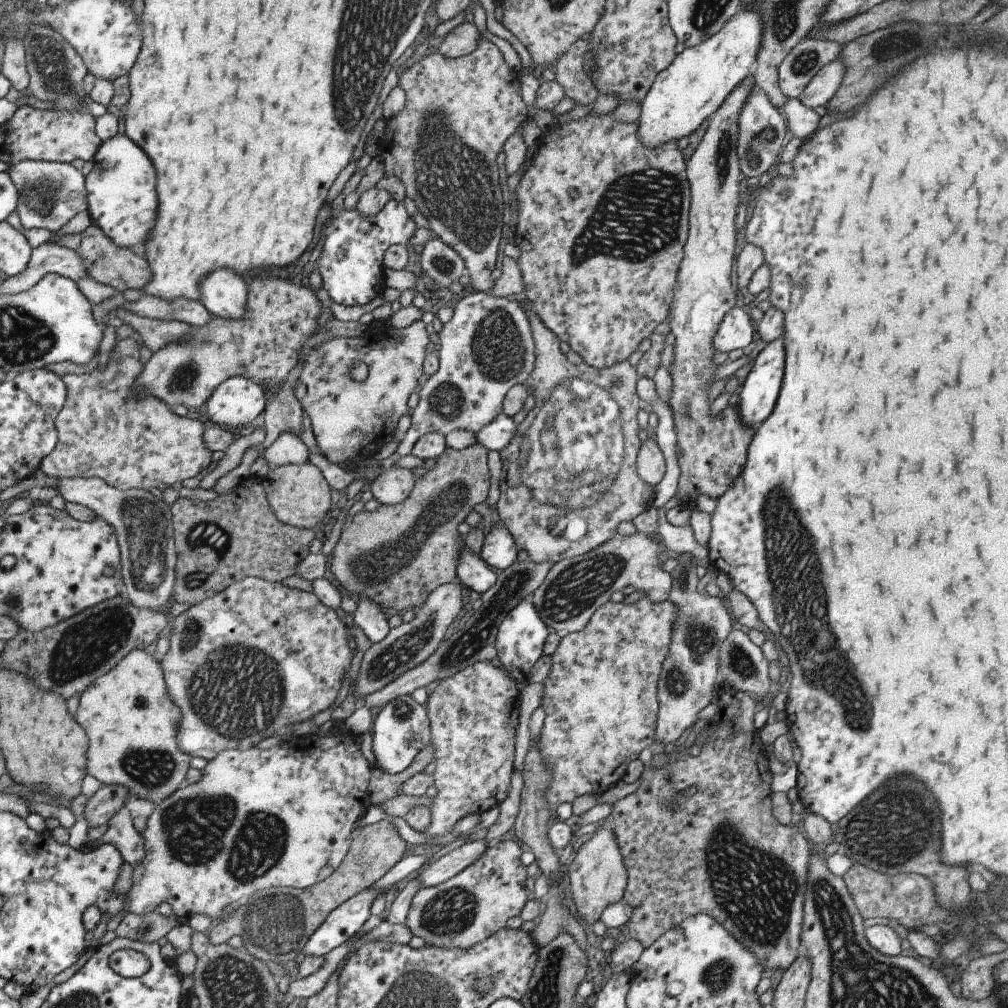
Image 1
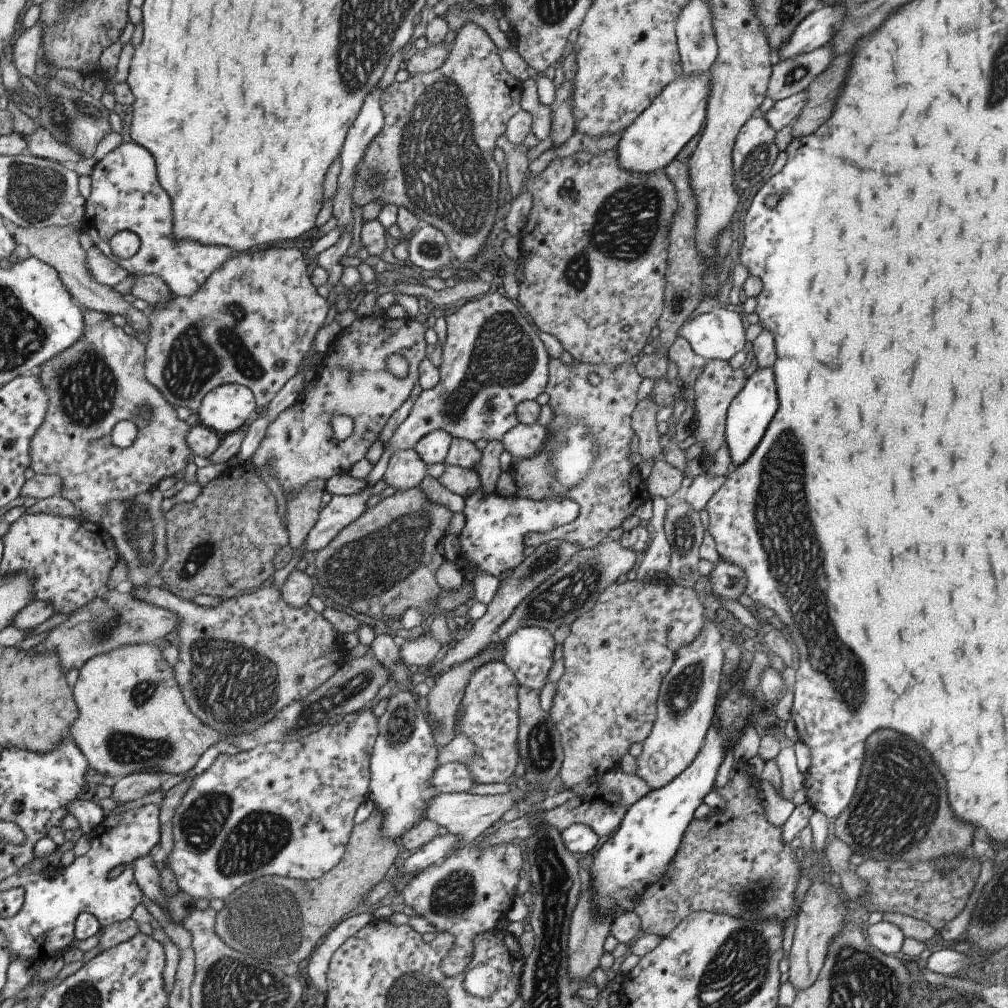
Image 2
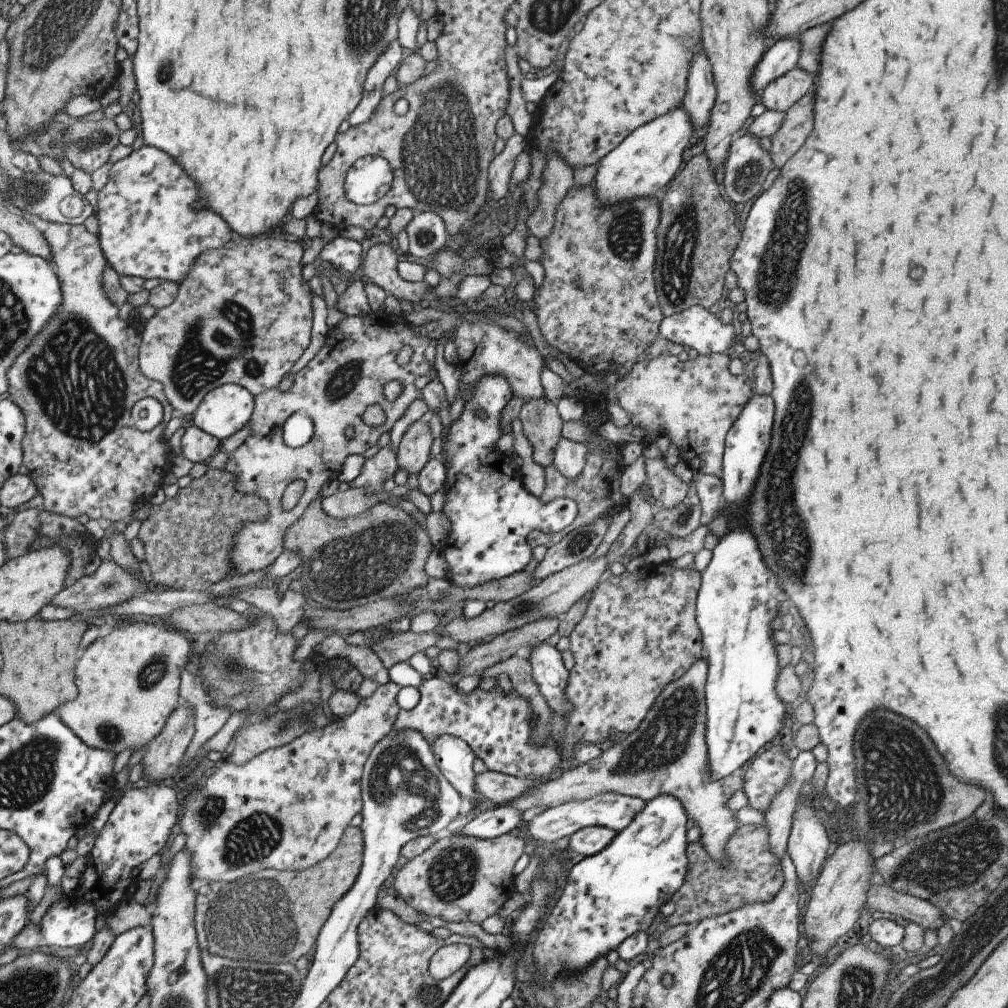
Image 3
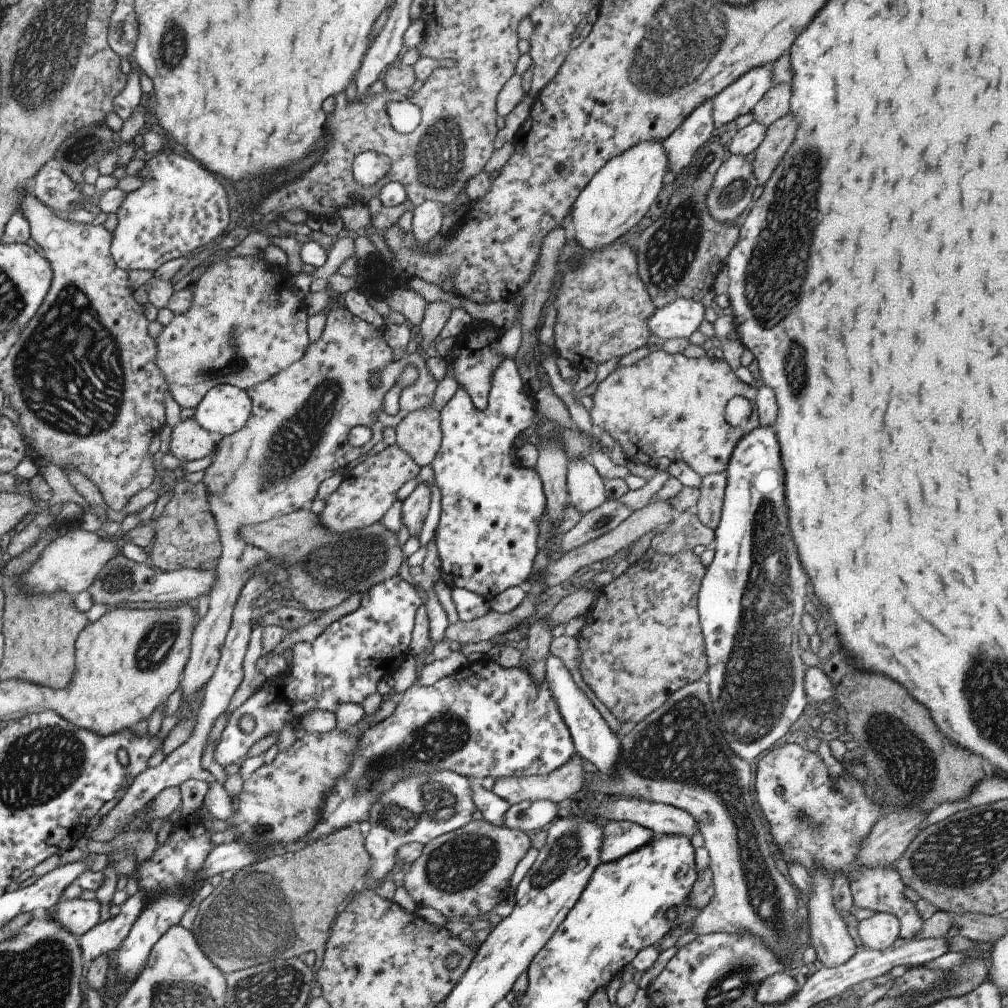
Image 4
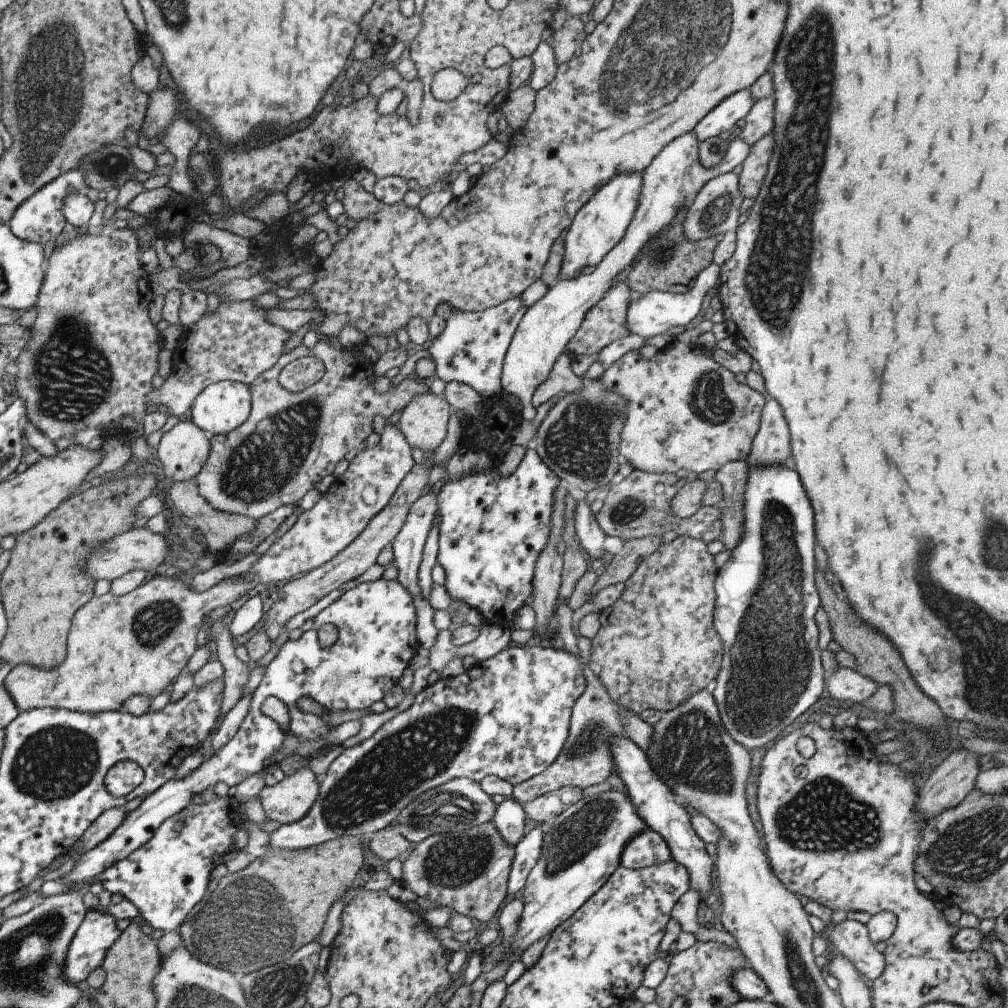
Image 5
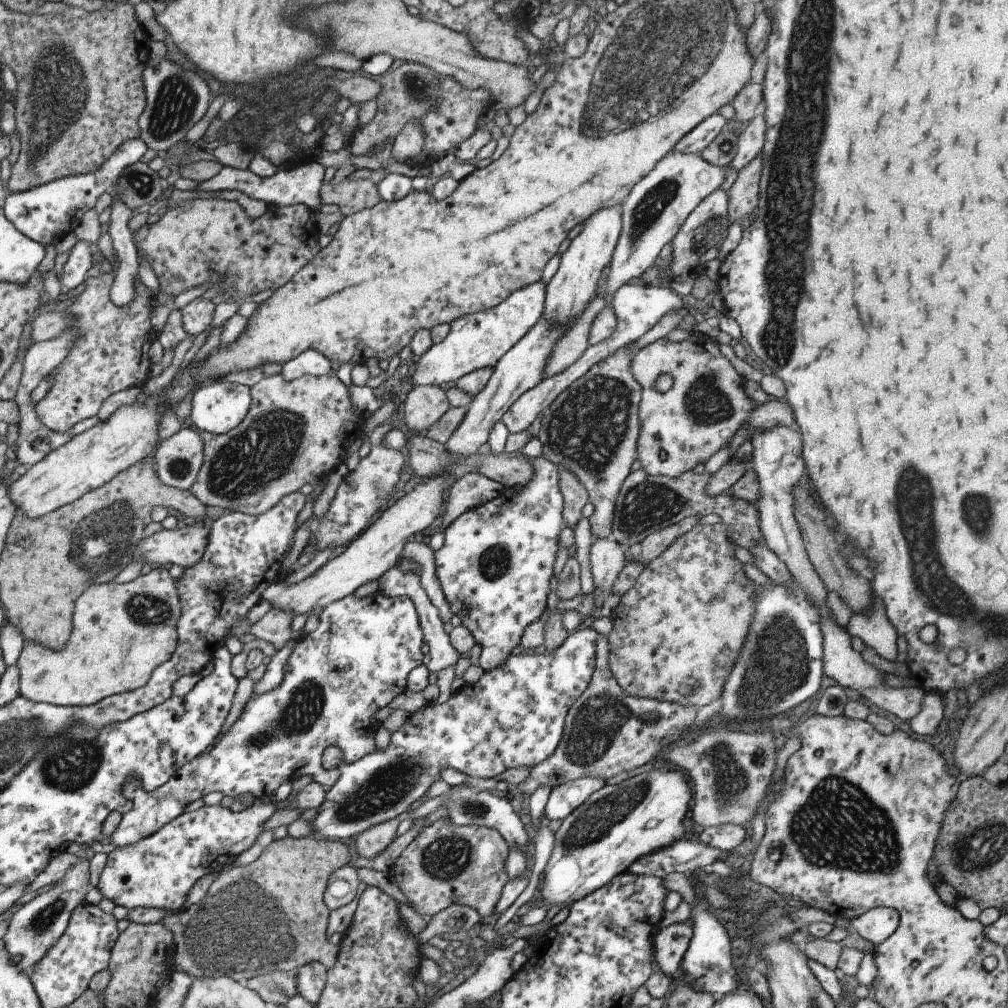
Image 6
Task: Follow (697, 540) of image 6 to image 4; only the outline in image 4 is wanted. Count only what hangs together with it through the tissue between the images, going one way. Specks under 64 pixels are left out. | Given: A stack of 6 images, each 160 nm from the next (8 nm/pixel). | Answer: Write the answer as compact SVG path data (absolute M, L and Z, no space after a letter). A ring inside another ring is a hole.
M692 549L665 555L654 553L651 559L629 565L615 580L599 588L595 604L583 615L584 625L577 634L579 672L597 700L623 722L643 720L673 691L704 678L708 664L696 606L705 571Z

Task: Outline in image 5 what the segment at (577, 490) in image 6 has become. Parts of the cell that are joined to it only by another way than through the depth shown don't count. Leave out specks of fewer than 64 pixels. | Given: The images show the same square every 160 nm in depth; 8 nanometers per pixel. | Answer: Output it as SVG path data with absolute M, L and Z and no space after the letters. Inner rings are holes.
M569 493L564 494L564 511L562 516L562 529L560 540L566 546L562 557L562 571L560 574L560 585L558 596L561 600L570 597L571 591L579 577L590 568L589 563L583 559L579 552L580 542L578 541L574 529L574 510L576 509L576 500Z

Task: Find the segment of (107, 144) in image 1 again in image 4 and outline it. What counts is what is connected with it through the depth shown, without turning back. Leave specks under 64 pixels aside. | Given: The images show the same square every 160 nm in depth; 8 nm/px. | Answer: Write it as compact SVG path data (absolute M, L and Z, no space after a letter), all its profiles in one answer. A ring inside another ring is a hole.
M166 150L160 151L157 155L151 156L149 161L145 161L144 168L139 171L136 175L139 175L140 172L143 174L149 174L149 178L143 186L137 188L137 190L126 193L126 197L123 199L119 210L115 213L117 216L117 226L112 232L111 244L109 247L110 257L113 259L113 262L123 270L127 272L129 270L137 269L137 270L153 270L159 268L163 262L167 262L167 260L171 260L171 258L177 258L183 254L191 254L192 250L195 248L199 248L199 246L211 246L211 242L214 238L217 238L219 234L223 238L223 230L227 226L229 222L229 202L227 202L227 194L225 194L225 190L223 190L223 186L209 174L209 172L205 172L197 162L193 162L193 160L189 160L189 158L183 158L183 156L176 155L175 152L169 154Z

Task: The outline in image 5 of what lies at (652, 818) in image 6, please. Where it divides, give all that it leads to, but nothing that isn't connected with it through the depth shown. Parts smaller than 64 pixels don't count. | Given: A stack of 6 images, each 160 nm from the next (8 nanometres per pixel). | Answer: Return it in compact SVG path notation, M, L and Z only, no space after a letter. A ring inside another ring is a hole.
M608 790L597 793L596 795L587 795L582 796L575 804L566 808L559 816L552 818L549 822L549 831L545 833L542 838L542 847L541 847L541 856L539 860L535 863L535 866L529 871L527 878L525 879L525 884L523 885L523 892L521 892L521 901L523 904L523 910L521 912L519 921L518 921L518 930L513 938L511 945L504 951L501 956L501 959L495 964L497 965L501 960L503 960L503 955L508 951L509 948L515 948L515 950L524 951L531 943L535 942L538 938L545 936L549 930L552 930L558 925L561 924L566 918L569 918L582 904L587 900L592 894L595 894L597 890L601 888L602 884L605 884L605 881L609 878L610 874L613 874L613 871L620 865L620 856L623 852L624 846L632 840L633 837L636 837L639 833L643 833L646 828L645 821L637 814L636 808L633 806L631 799L628 797L626 792L619 792L615 790Z

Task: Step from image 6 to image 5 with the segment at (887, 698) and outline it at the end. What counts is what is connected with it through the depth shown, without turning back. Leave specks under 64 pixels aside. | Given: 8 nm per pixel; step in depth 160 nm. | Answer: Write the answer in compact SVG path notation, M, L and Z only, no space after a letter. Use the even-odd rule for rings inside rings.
M839 667L828 679L826 689L835 699L861 703L867 700L877 690L877 687L878 684L869 677L864 677L857 671Z

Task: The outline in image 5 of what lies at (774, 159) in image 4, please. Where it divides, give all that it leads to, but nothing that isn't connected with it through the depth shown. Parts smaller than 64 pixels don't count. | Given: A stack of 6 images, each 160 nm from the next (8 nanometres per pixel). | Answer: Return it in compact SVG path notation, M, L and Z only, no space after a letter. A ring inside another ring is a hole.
M772 132L750 146L749 154L741 163L741 172L738 174L737 188L742 198L754 199L757 196L772 148Z

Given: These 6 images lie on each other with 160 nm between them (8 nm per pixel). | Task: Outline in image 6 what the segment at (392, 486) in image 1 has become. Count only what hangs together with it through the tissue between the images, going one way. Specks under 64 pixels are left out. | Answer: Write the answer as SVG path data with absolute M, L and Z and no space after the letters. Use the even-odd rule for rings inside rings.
M417 385L402 398L403 420L410 432L429 428L450 407L444 386Z

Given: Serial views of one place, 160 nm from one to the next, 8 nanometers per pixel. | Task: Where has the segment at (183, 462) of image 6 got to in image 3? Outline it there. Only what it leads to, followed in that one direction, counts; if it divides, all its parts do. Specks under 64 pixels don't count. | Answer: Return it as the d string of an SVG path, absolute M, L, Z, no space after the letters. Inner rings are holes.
M194 425L185 429L181 438L181 454L192 463L211 458L219 449L219 440Z

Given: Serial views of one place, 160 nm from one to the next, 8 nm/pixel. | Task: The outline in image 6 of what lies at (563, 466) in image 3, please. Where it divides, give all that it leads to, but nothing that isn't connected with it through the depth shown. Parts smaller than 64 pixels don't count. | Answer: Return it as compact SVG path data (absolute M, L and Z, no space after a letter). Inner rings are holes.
M611 538L595 539L588 552L588 569L599 600L611 593L613 582L625 566L628 556Z

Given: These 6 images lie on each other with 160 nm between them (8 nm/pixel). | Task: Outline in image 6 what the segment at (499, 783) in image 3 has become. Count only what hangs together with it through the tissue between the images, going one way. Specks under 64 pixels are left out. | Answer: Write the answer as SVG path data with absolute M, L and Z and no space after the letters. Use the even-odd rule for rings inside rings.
M598 634L595 640L596 659L586 689L569 707L555 750L537 763L523 782L517 784L521 798L524 793L531 794L545 783L553 788L583 777L605 780L619 772L627 772L649 762L658 751L677 741L694 726L695 705L624 693L608 665L607 638Z

